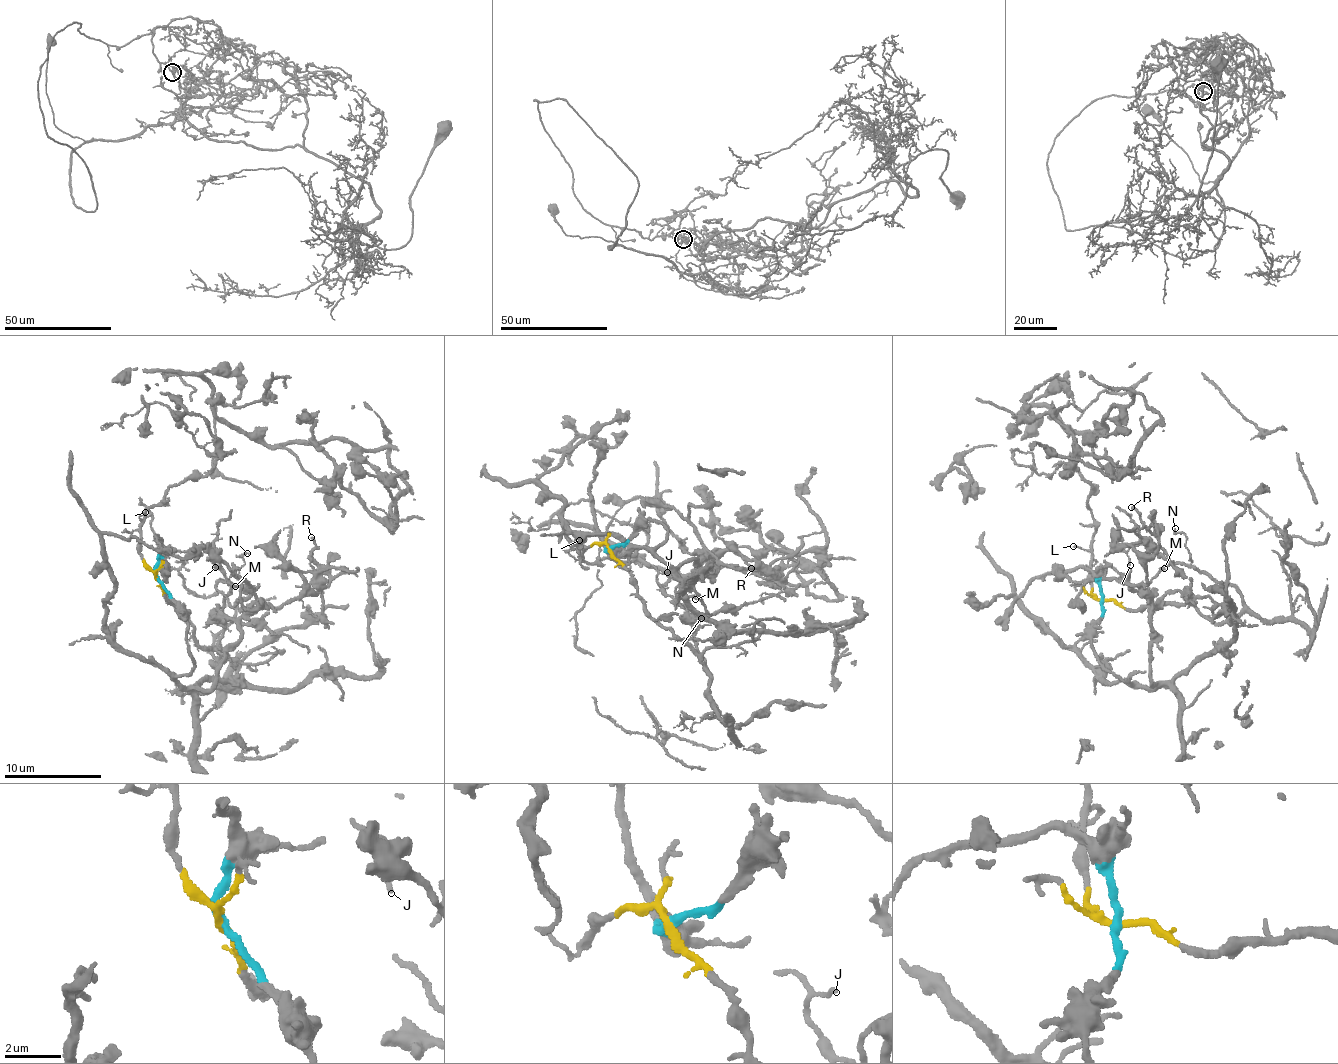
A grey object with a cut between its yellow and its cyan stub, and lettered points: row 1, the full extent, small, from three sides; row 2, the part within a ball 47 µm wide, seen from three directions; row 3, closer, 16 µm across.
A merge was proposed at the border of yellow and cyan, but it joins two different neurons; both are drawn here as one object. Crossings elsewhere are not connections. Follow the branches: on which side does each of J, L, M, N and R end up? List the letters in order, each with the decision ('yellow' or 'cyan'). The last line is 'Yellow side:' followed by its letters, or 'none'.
J: yellow
L: yellow
M: yellow
N: yellow
R: cyan
Yellow side: J, L, M, N

